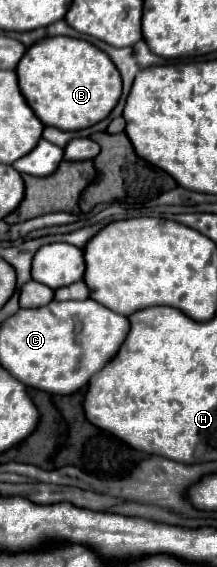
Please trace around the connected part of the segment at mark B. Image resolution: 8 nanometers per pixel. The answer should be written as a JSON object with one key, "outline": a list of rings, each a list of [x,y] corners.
{"outline":[[[45,37],[31,45],[17,65],[17,79],[27,105],[41,123],[63,131],[99,123],[121,97],[121,75],[113,61],[95,45],[73,37]]]}

